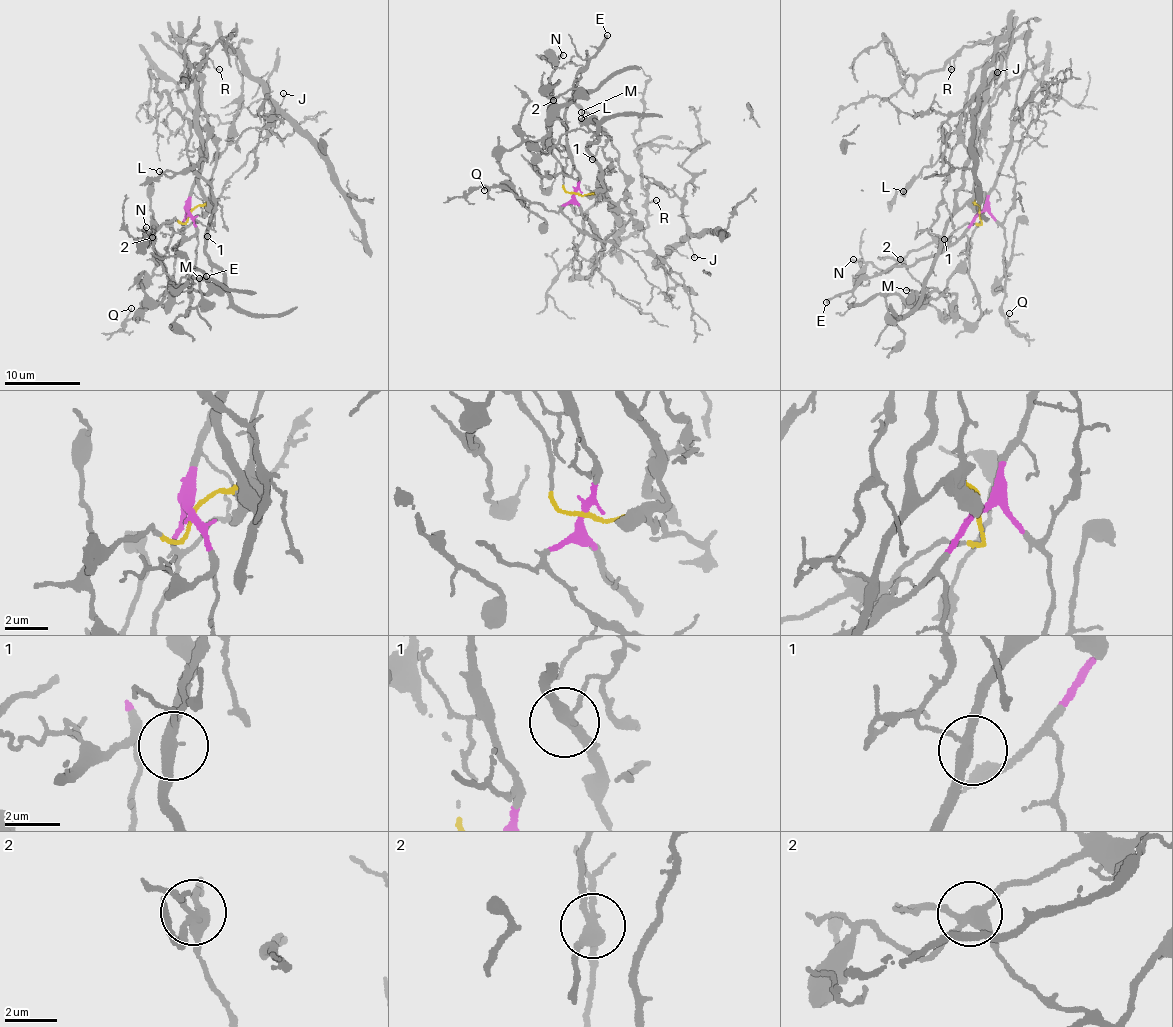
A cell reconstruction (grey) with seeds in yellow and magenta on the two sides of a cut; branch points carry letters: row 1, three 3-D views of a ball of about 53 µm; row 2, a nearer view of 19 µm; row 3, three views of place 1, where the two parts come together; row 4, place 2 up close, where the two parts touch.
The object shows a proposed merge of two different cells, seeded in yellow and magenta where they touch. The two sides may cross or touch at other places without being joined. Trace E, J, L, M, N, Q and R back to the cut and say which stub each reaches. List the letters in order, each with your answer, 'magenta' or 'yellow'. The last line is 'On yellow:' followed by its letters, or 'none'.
E: magenta
J: yellow
L: yellow
M: yellow
N: yellow
Q: magenta
R: yellow
On yellow: J, L, M, N, R

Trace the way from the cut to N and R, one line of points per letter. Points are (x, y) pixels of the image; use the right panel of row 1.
N: (978, 213), (982, 221), (979, 224), (964, 223), (948, 237), (934, 238), (904, 255), (888, 271), (852, 258)
R: (978, 213), (973, 202), (957, 205), (955, 195), (977, 136), (975, 110), (1011, 27), (979, 39), (952, 68)

